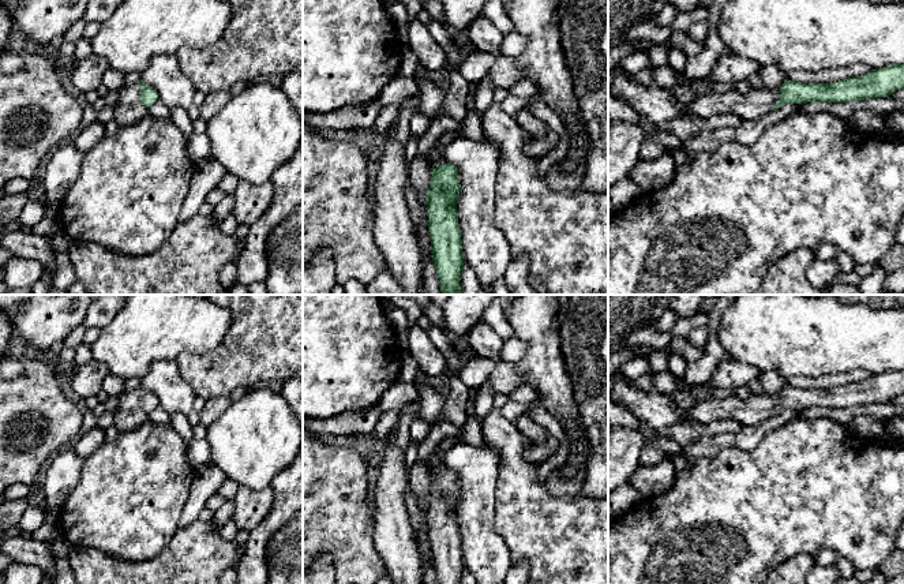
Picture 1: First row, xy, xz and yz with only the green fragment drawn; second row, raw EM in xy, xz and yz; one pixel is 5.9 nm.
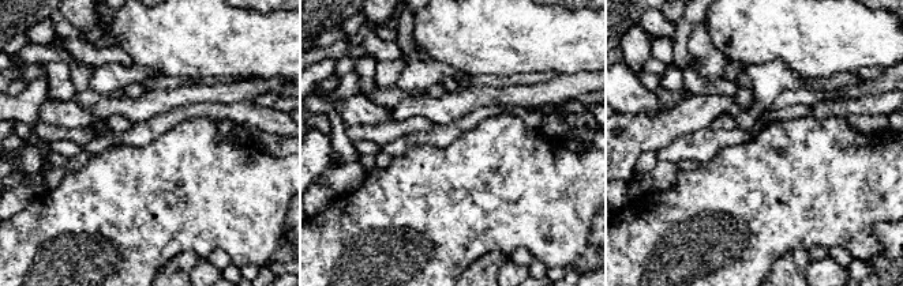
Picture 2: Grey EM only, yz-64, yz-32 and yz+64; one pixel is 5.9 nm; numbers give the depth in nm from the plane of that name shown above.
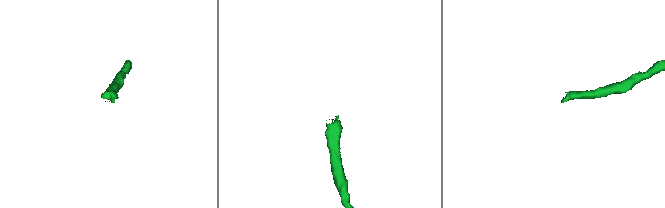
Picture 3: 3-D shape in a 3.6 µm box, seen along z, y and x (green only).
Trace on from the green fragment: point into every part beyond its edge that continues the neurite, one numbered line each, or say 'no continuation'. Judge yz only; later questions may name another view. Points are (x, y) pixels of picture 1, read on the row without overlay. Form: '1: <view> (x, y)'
1: yz (760, 407)

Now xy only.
1: xy (128, 401)

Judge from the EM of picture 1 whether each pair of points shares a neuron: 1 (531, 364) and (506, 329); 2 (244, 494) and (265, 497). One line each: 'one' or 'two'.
1: two
2: one

